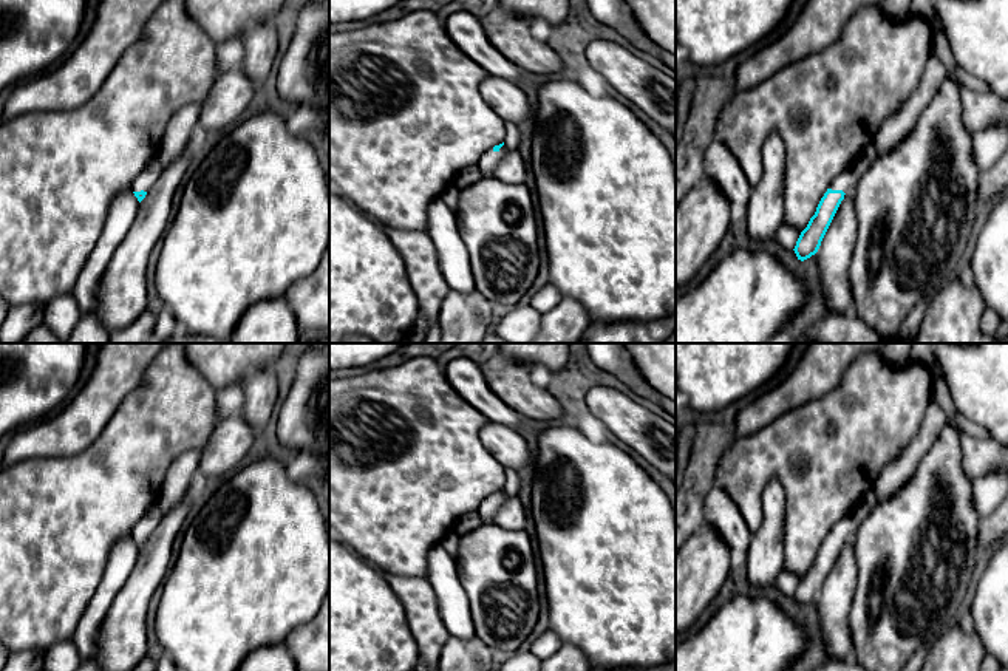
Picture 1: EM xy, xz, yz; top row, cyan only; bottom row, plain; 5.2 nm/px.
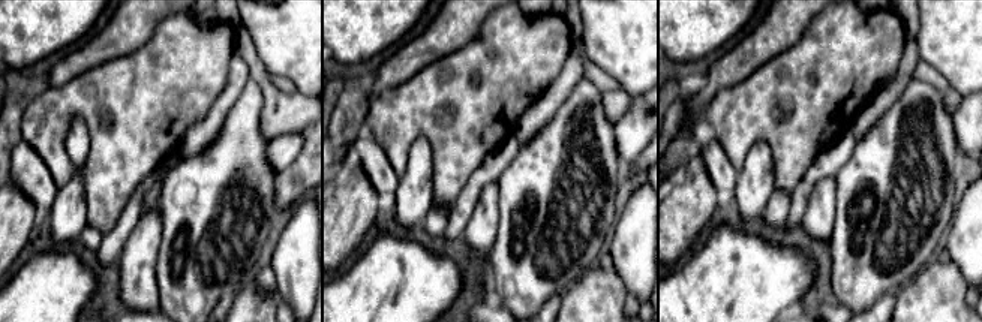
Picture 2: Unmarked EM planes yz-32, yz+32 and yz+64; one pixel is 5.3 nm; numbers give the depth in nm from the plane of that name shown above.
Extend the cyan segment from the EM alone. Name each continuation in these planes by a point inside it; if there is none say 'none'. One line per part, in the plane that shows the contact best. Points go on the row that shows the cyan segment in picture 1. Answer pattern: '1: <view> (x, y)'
1: yz (847, 180)

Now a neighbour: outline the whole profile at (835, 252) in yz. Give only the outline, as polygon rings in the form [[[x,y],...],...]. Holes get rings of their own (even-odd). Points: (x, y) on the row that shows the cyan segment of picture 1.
[[[850,192],[844,195],[816,252],[818,289],[830,314],[853,311],[850,261],[856,249],[856,235],[855,192]]]

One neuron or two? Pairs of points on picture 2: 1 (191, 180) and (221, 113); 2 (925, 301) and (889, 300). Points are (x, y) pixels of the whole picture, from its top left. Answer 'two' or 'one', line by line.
1: two
2: two

